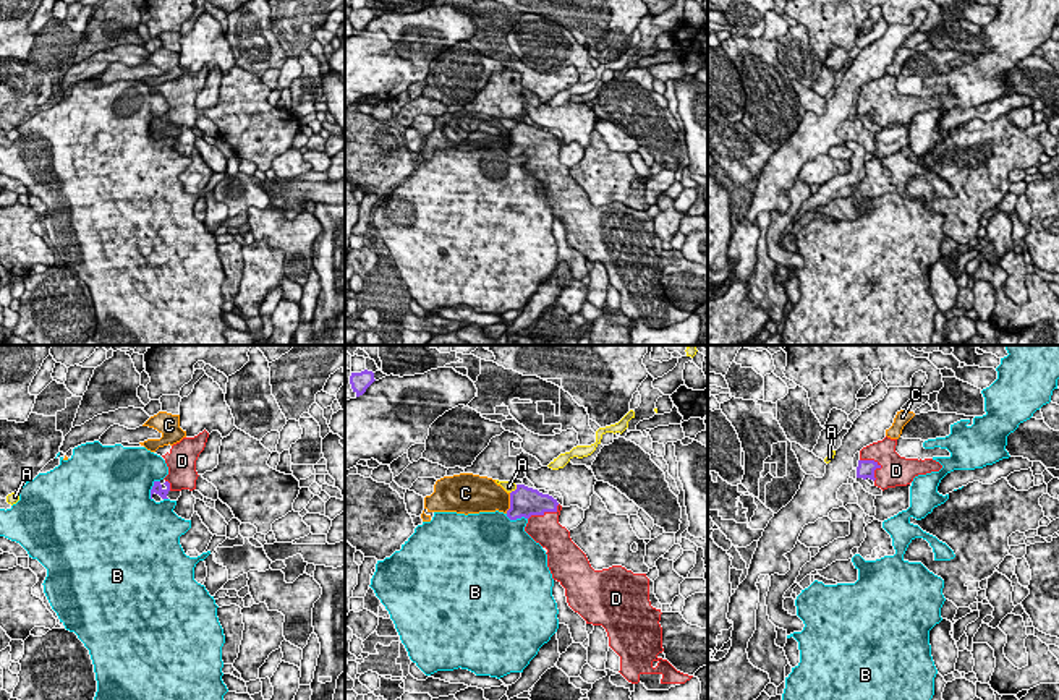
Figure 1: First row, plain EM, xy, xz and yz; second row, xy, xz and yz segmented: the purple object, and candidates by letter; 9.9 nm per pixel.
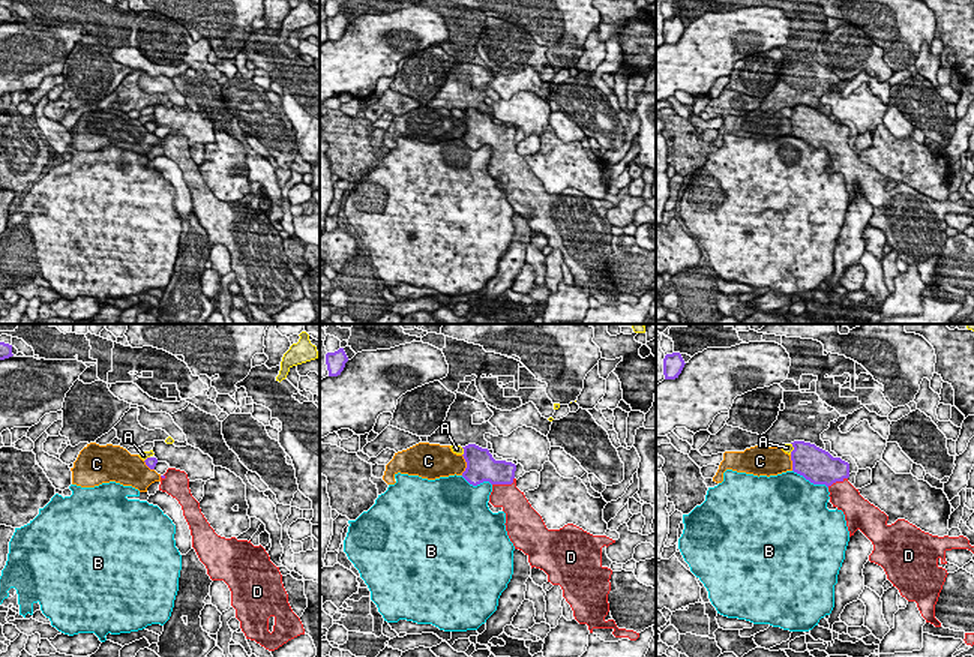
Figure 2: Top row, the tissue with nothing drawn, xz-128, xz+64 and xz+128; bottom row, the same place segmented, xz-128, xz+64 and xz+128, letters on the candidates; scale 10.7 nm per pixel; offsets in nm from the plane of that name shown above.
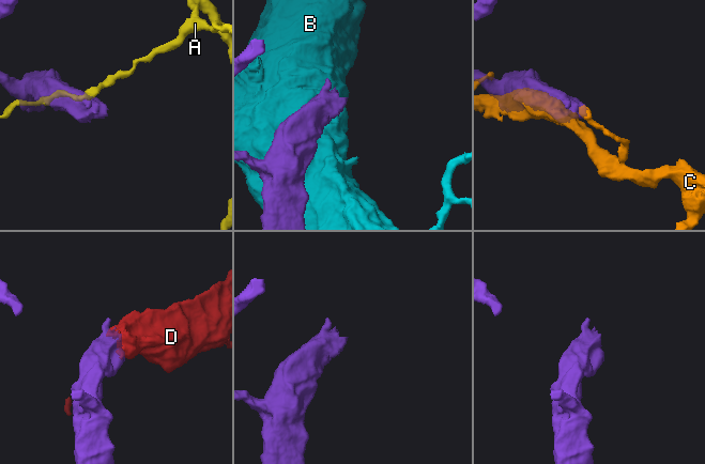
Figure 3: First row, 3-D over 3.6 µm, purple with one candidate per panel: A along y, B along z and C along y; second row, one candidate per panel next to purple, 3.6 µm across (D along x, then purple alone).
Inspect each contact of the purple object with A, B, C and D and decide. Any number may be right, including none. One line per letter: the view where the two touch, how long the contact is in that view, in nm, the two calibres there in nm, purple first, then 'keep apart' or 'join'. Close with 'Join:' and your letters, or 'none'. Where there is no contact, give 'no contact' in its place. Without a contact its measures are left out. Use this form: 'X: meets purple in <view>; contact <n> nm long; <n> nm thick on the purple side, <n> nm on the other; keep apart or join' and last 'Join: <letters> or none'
A: meets purple in xz; contact 120 nm long; 300 nm thick on the purple side, 100 nm on the other; keep apart
B: meets purple in xy; contact 220 nm long; 100 nm thick on the purple side, 500 nm on the other; keep apart
C: meets purple in xz; contact 220 nm long; 300 nm thick on the purple side, 320 nm on the other; keep apart
D: meets purple in yz; contact 260 nm long; 170 nm thick on the purple side, 300 nm on the other; join
Join: D

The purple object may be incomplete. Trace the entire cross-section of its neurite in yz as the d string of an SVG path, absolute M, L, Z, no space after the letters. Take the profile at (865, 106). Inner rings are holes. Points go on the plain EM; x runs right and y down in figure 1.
M884 75L860 88L857 115L870 115L882 128L907 123L918 112L939 109L942 102L933 96L905 96L895 89L897 76Z

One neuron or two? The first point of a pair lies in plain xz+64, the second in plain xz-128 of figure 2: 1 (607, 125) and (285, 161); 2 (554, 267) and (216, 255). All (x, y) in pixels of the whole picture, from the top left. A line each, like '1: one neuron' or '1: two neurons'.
1: one neuron
2: one neuron

